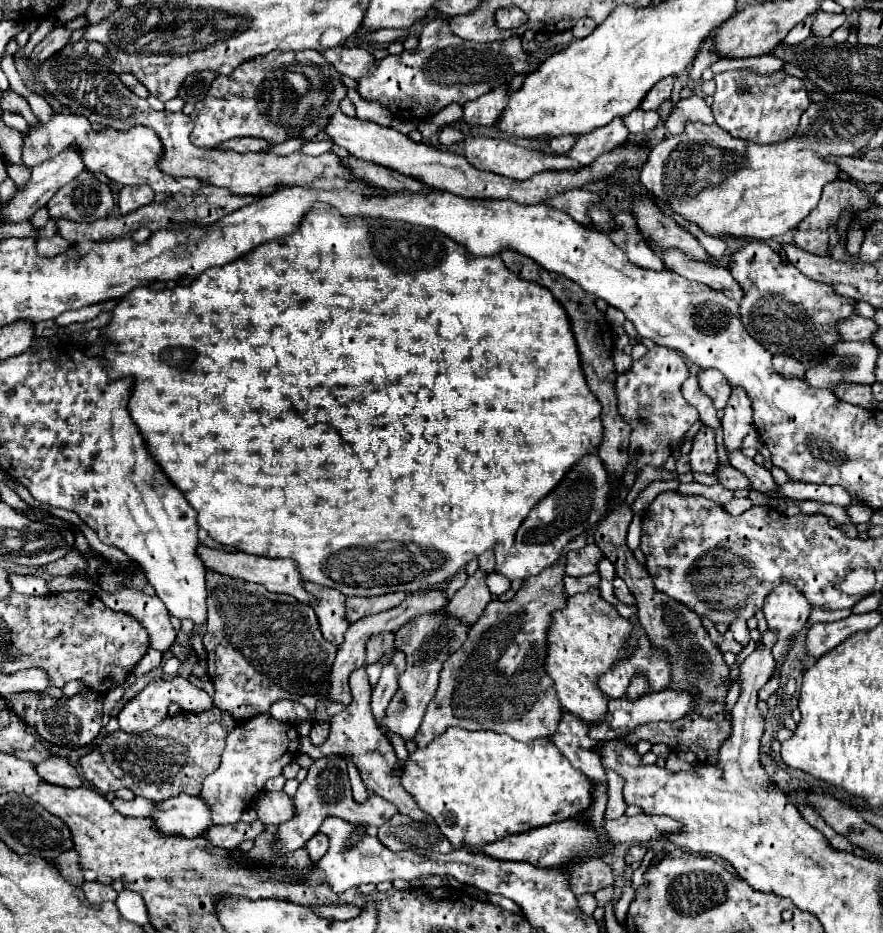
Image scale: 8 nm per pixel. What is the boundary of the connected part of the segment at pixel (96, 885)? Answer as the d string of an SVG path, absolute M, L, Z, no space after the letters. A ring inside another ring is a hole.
M85 882L83 892L85 892L87 902L91 902L91 904L101 904L105 900L115 902L115 898L117 898L117 892L113 890L113 886L107 886L101 882Z

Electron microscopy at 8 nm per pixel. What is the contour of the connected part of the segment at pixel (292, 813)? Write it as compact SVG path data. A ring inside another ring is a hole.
M261 792L255 798L255 810L259 814L259 820L267 826L283 824L297 816L293 798L285 792Z

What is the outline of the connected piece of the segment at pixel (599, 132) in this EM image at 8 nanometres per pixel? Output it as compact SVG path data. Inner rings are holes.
M613 120L607 126L601 126L589 134L577 136L573 148L567 152L569 158L581 162L583 166L593 164L601 154L615 150L621 142L625 142L629 136L627 128L623 126L623 120Z

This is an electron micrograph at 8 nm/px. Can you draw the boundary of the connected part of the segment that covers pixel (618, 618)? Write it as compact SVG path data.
M591 588L585 594L569 596L567 608L563 612L553 614L553 626L549 628L549 634L547 634L549 654L547 654L547 666L545 666L549 676L555 682L557 698L559 698L563 710L569 710L571 714L579 716L587 724L601 724L603 722L603 718L607 714L609 696L605 692L601 692L599 678L603 674L607 674L615 664L619 664L619 662L623 662L635 654L635 648L627 644L631 636L633 636L633 622L629 618L623 618L613 604L605 602L599 596L597 588Z

